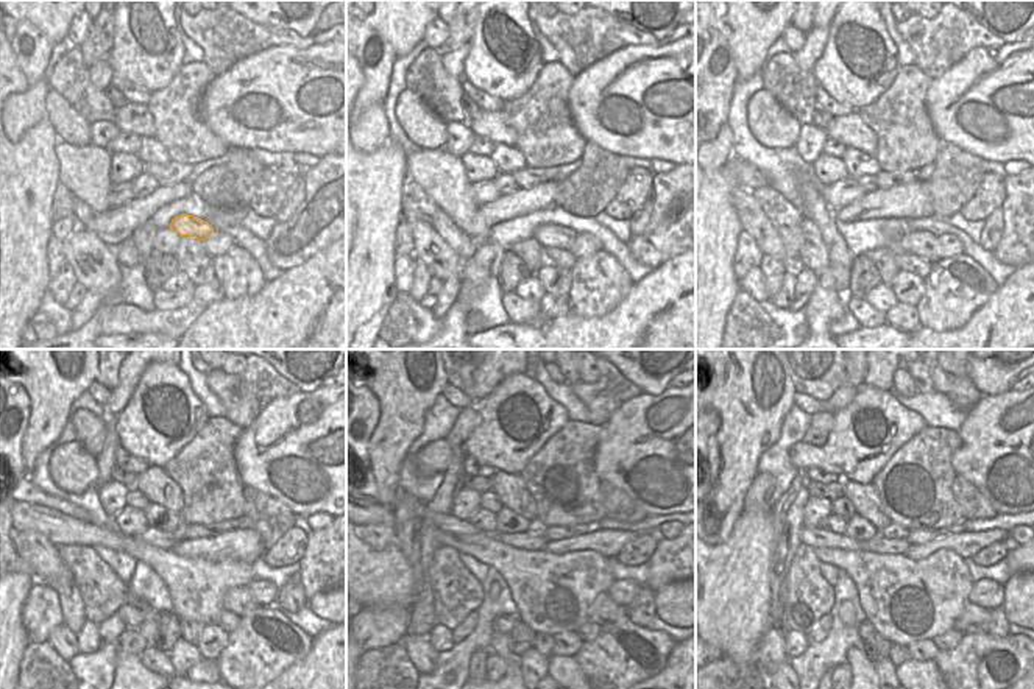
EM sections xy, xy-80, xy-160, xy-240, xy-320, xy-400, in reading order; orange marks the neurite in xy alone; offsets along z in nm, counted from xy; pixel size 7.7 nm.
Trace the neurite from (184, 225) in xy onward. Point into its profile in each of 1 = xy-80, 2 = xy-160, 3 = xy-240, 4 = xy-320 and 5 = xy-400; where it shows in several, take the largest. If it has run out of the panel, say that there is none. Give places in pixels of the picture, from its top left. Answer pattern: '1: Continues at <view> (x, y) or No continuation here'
1: Continues at xy-80 (549, 234)
2: Continues at xy-160 (924, 245)
3: Continues at xy-240 (239, 600)
4: Continues at xy-320 (604, 610)
5: Continues at xy-400 (973, 619).

